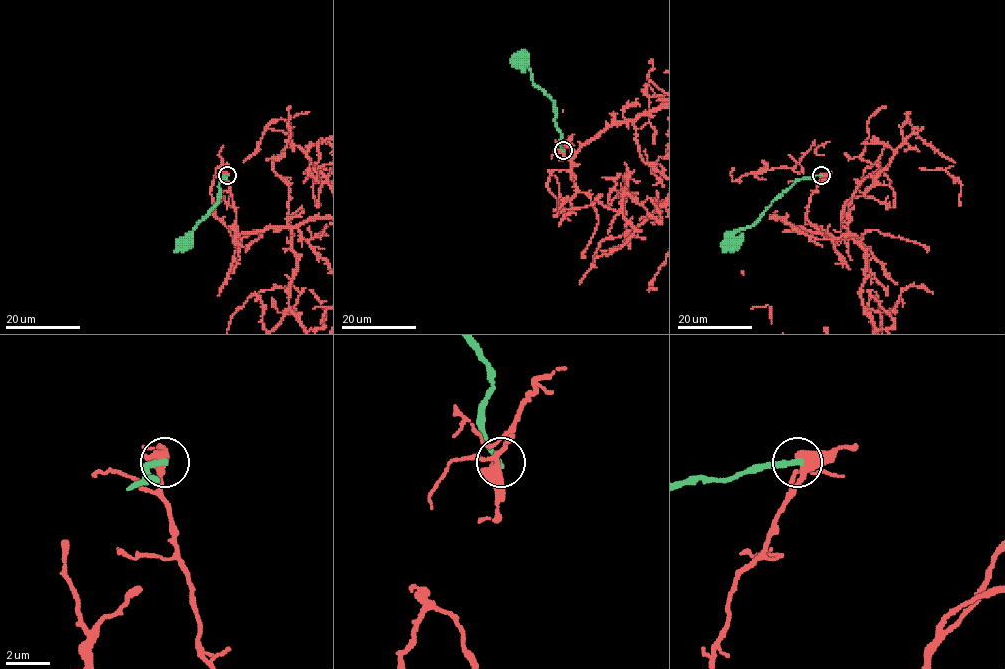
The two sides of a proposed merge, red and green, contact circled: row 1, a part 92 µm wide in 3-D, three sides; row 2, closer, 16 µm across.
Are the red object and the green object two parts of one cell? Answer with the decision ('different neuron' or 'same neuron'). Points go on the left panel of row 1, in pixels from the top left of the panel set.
different neuron

